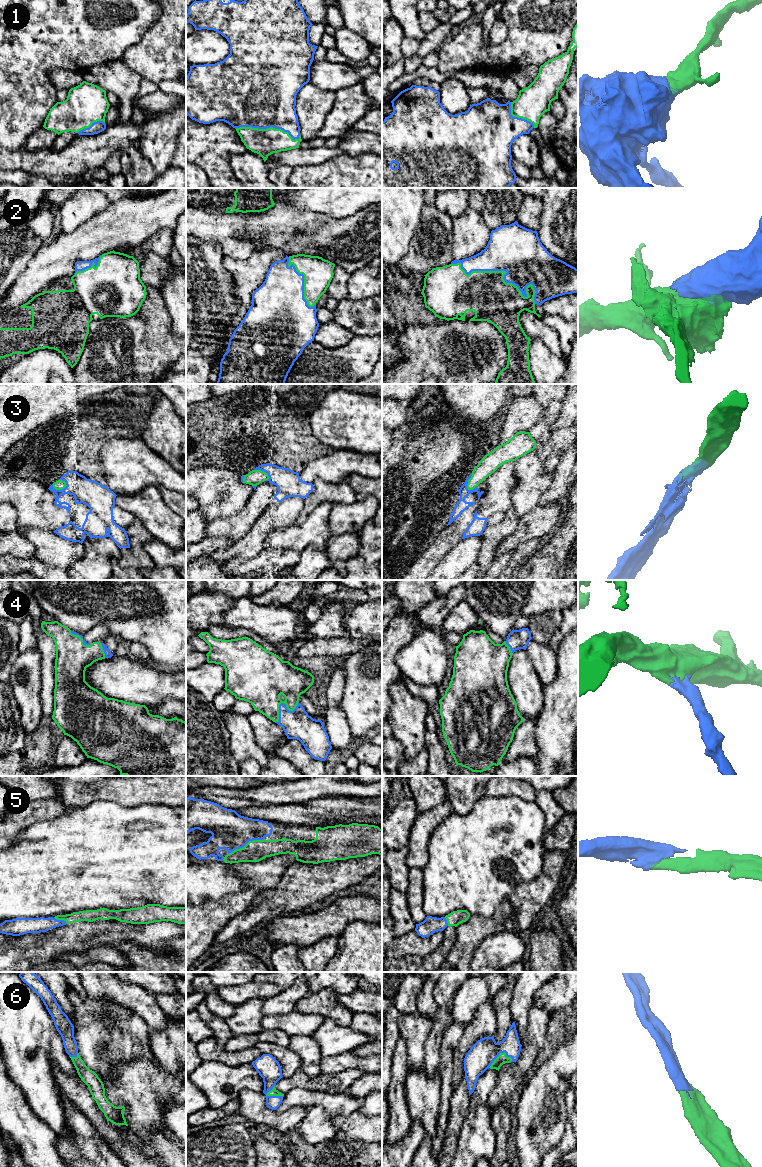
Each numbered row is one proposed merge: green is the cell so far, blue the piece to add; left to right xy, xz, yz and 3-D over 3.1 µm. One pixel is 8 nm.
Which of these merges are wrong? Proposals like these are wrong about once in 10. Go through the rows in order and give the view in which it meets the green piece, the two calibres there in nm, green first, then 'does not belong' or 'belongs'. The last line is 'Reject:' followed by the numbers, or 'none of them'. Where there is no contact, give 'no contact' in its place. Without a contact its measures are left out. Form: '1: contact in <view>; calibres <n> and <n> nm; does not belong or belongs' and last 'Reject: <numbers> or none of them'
1: contact in xz; calibres 220 and 480 nm; belongs
2: contact in yz; calibres 360 and 380 nm; belongs
3: contact in xy; calibres 80 and 200 nm; belongs
4: contact in xz; calibres 400 and 240 nm; belongs
5: contact in xz; calibres 180 and 300 nm; belongs
6: contact in yz; calibres 80 and 220 nm; belongs
Reject: none of them

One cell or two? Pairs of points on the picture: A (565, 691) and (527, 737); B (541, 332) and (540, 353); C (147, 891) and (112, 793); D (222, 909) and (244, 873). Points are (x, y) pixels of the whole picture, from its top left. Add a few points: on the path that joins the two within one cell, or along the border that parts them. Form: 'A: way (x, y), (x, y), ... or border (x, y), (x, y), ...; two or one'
A: border (538, 718), (535, 727), (537, 751); two
B: border (531, 338), (540, 338), (557, 355); two
C: border (93, 801), (109, 800), (127, 807), (139, 805); two
D: way (233, 905), (251, 889), (251, 884); one

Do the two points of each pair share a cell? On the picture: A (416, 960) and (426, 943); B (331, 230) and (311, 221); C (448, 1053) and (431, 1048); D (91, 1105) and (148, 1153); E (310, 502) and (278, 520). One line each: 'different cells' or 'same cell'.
A: different cells
B: same cell
C: different cells
D: same cell
E: different cells

